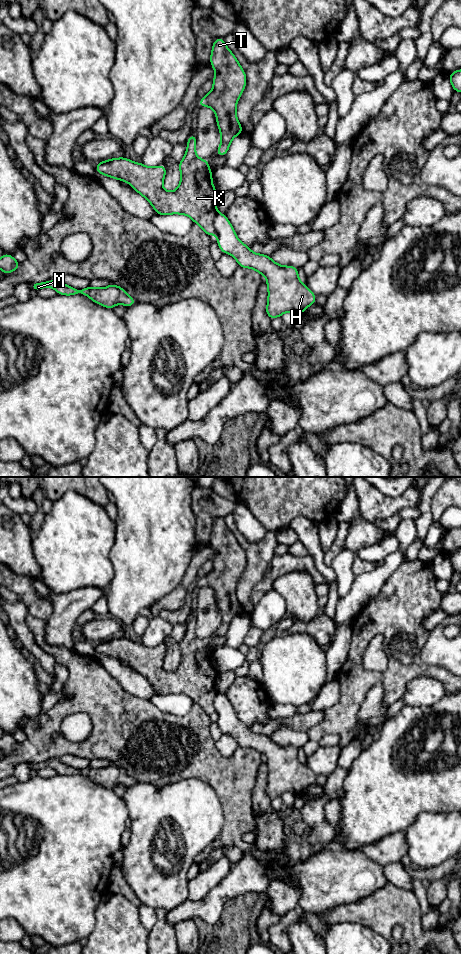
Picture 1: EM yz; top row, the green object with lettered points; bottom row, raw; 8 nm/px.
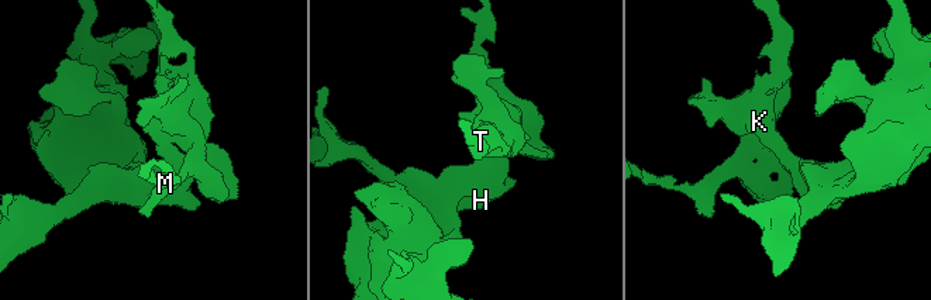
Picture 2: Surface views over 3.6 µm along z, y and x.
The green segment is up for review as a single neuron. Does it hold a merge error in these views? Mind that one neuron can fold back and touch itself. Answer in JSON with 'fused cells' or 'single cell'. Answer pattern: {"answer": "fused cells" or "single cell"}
{"answer": "fused cells"}

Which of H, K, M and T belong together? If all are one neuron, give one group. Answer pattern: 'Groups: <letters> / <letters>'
Groups: H / K M T

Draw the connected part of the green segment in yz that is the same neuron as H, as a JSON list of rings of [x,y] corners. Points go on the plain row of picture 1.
[[[216,694],[214,711],[218,715],[217,724],[222,733],[232,735],[239,747],[252,748],[266,757],[266,793],[270,799],[280,797],[285,792],[299,795],[316,782],[316,775],[300,761],[295,746],[282,746],[275,743],[270,736],[252,732],[239,721],[225,694]]]

